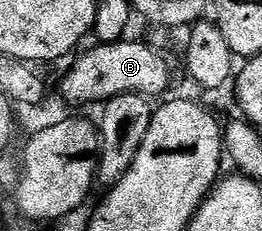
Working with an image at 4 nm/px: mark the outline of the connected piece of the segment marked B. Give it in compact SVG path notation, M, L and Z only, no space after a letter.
M127 41L95 44L88 54L80 53L59 82L59 90L63 93L64 100L106 104L112 98L125 93L141 94L150 100L155 100L158 94L165 93L171 86L170 60L147 42Z

